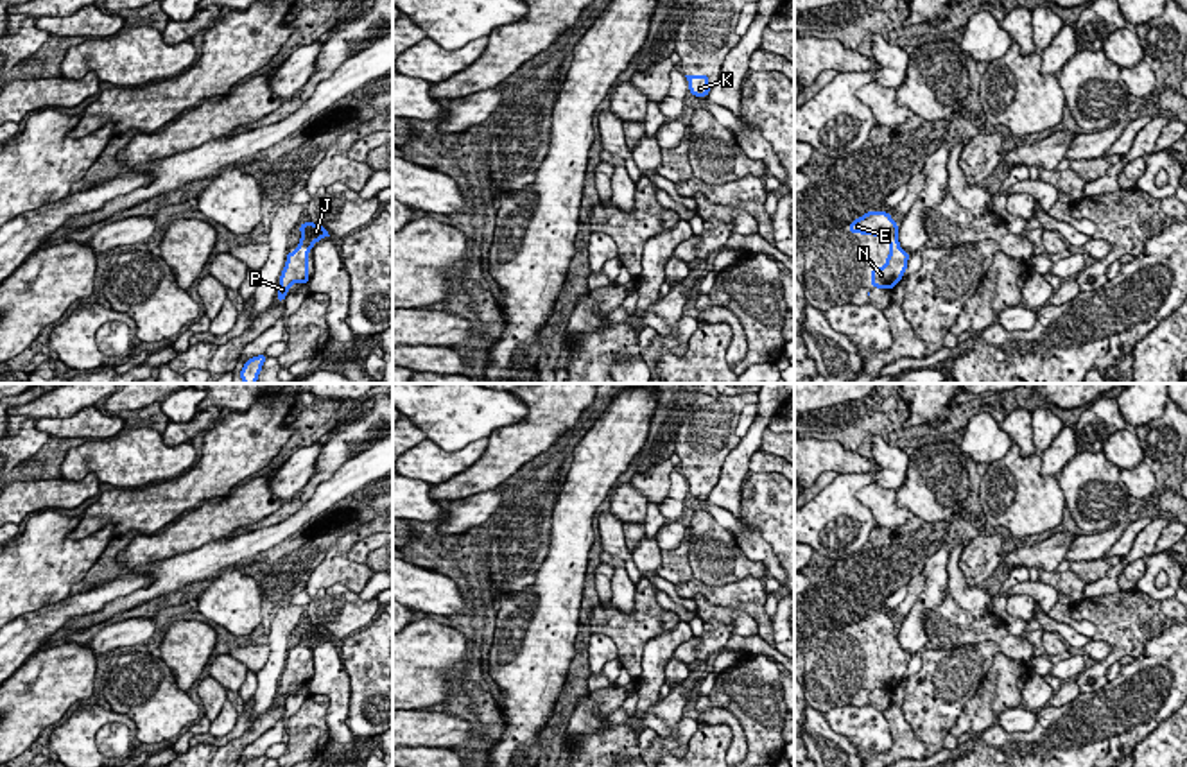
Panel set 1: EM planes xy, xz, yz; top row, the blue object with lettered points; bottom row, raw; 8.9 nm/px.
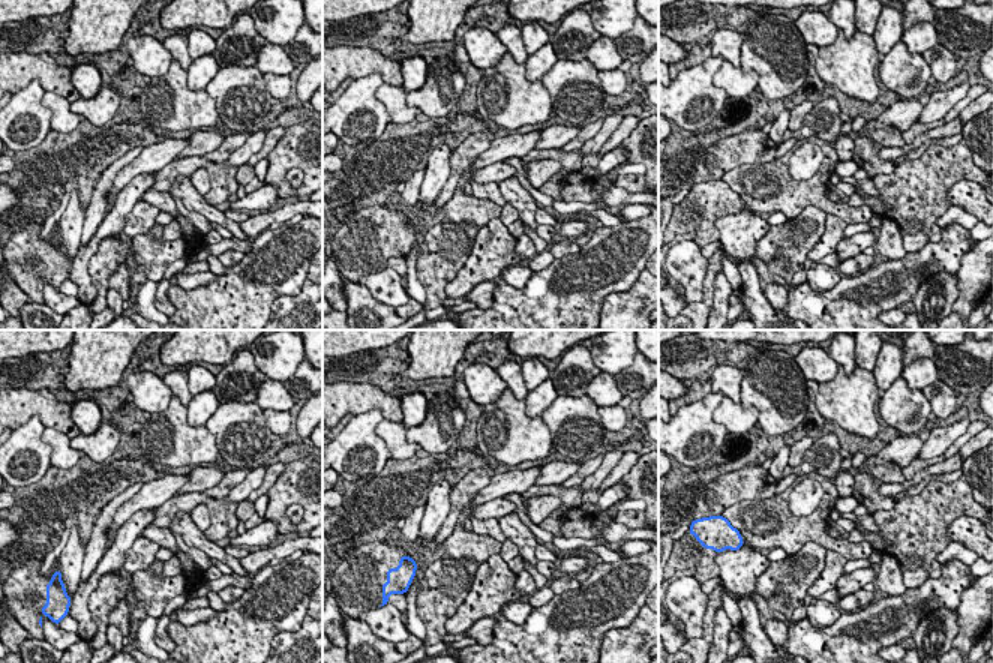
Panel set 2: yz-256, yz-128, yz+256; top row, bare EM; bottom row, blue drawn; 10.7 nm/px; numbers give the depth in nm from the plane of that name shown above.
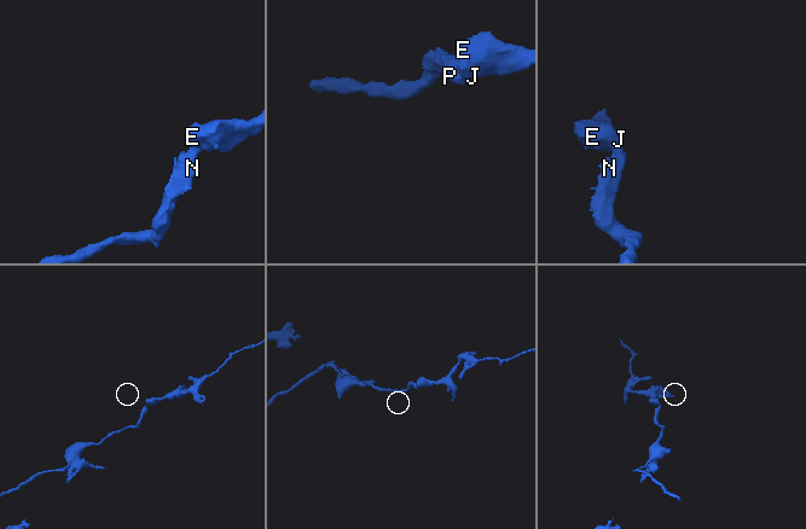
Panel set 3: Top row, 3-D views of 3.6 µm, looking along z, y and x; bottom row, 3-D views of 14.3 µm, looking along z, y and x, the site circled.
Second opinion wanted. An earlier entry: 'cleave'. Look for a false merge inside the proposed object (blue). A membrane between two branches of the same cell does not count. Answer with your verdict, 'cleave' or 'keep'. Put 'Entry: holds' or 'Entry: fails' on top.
Entry: fails
keep

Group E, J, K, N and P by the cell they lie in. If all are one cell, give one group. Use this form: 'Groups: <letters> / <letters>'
Groups: E J K N P

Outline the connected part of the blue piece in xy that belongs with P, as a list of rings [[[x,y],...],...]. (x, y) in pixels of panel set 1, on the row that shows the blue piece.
[[[303,222],[299,224],[299,244],[298,247],[290,253],[287,253],[287,262],[280,276],[280,285],[278,285],[278,301],[283,303],[289,289],[292,283],[308,283],[308,258],[307,254],[312,251],[312,246],[319,242],[325,237],[330,237],[328,231],[314,222]]]

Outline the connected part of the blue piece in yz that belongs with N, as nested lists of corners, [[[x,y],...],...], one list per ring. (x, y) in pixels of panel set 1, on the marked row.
[[[866,211],[862,217],[857,217],[848,229],[850,233],[862,233],[864,237],[886,238],[891,251],[886,256],[884,267],[871,269],[871,289],[880,287],[891,290],[902,280],[909,260],[909,253],[900,249],[898,224],[888,211]]]

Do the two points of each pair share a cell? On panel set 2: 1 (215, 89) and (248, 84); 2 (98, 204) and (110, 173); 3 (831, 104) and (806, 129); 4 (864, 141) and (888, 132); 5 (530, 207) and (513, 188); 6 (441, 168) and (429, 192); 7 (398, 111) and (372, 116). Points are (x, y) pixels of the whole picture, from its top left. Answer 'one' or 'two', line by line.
1: one
2: one
3: one
4: two
5: one
6: one
7: two

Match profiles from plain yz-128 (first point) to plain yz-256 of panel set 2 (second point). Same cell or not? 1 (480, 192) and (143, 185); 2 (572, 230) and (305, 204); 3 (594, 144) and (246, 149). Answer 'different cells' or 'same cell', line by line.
1: different cells
2: same cell
3: same cell

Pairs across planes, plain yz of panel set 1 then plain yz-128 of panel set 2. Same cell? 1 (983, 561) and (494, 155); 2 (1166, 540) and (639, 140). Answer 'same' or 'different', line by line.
1: different
2: different

